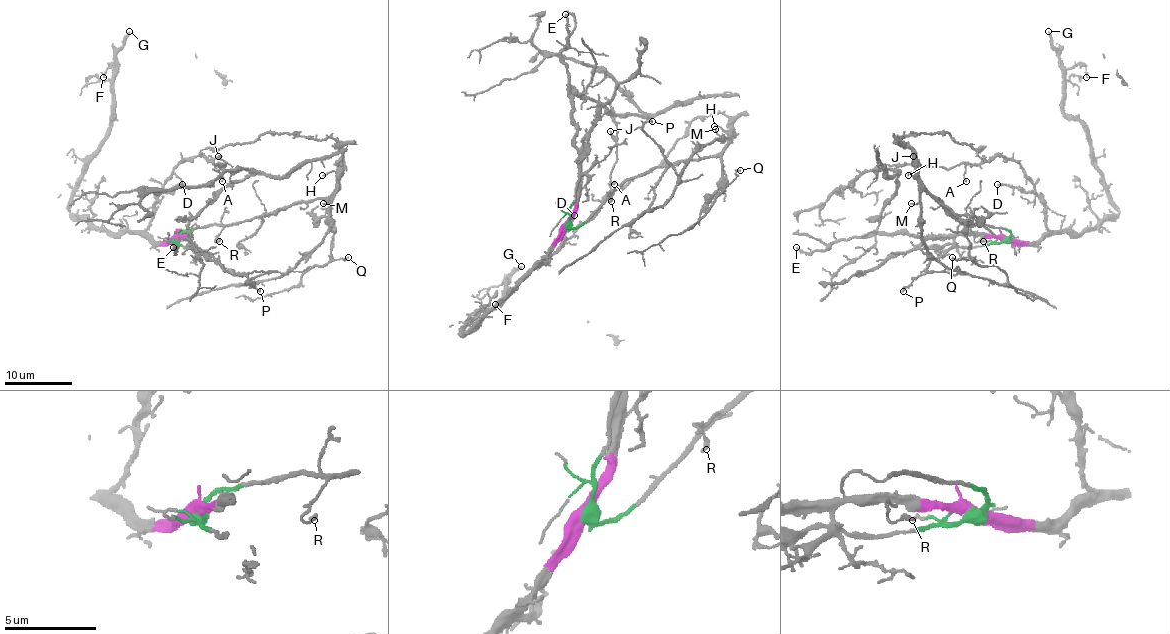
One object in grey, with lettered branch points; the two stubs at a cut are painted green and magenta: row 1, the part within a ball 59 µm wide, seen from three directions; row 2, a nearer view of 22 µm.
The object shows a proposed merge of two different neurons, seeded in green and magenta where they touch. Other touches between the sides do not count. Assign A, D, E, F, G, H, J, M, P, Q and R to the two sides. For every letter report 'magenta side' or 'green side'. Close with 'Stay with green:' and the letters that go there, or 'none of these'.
A: magenta side
D: magenta side
E: magenta side
F: magenta side
G: magenta side
H: green side
J: magenta side
M: green side
P: green side
Q: green side
R: green side
Stay with green: H, M, P, Q, R

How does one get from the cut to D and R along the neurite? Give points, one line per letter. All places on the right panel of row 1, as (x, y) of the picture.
D: (1007, 239), (1036, 243), (1048, 227), (1044, 202), (1036, 194), (997, 183)
R: (1007, 239), (1011, 236), (1009, 231), (973, 224), (970, 229), (975, 241), (983, 241)

